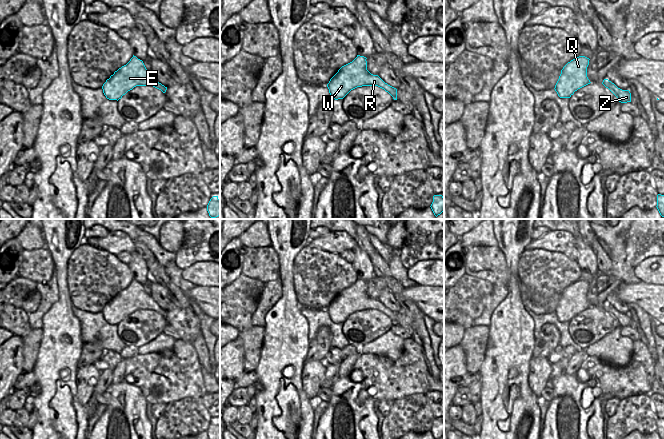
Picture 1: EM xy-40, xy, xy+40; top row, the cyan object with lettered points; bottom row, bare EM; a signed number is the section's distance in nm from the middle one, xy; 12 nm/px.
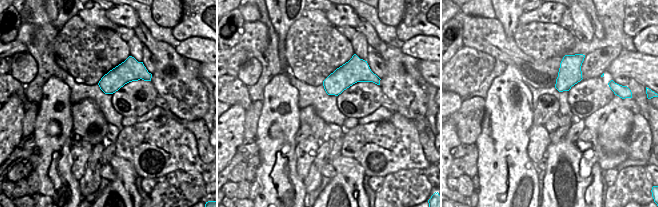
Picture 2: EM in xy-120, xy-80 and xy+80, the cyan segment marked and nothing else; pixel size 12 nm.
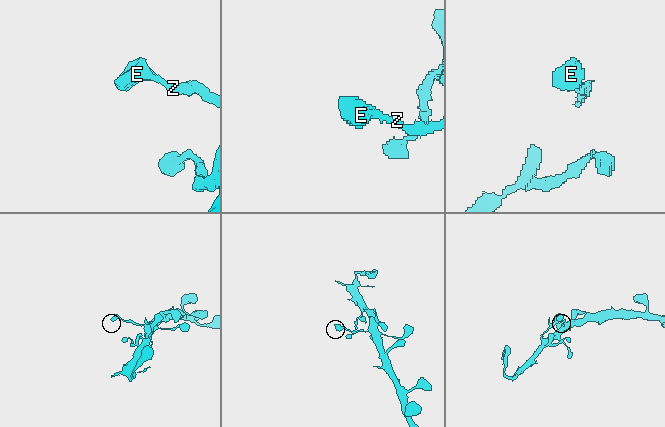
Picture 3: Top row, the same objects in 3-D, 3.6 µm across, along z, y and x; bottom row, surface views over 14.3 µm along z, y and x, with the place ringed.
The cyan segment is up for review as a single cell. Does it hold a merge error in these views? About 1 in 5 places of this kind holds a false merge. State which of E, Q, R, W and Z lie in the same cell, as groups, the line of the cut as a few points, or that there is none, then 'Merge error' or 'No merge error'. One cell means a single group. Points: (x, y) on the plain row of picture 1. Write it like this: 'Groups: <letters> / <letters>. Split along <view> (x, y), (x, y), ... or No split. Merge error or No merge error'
Groups: E Q R W Z. No split. No merge error.

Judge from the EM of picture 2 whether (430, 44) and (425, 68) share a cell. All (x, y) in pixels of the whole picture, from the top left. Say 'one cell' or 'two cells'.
two cells

